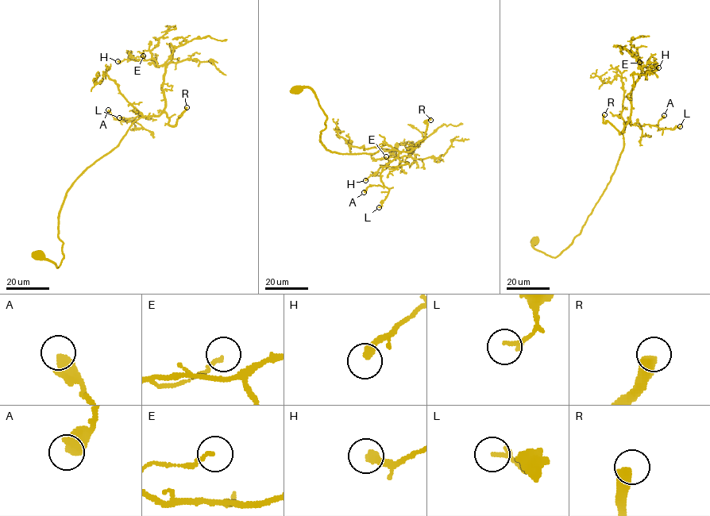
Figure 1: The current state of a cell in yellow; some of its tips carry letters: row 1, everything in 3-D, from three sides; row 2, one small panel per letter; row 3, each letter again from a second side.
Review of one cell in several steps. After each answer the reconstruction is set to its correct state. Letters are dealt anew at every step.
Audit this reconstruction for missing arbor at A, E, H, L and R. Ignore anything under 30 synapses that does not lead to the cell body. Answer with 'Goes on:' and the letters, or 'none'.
Goes on: R

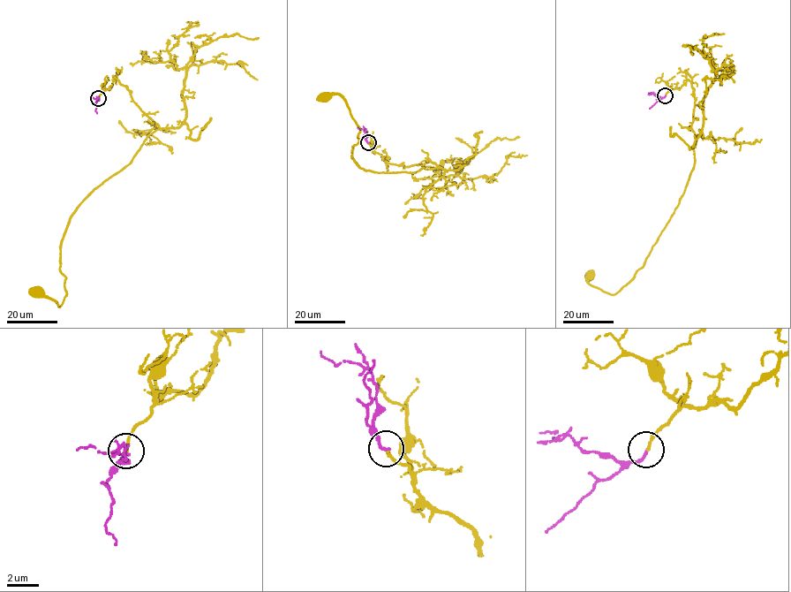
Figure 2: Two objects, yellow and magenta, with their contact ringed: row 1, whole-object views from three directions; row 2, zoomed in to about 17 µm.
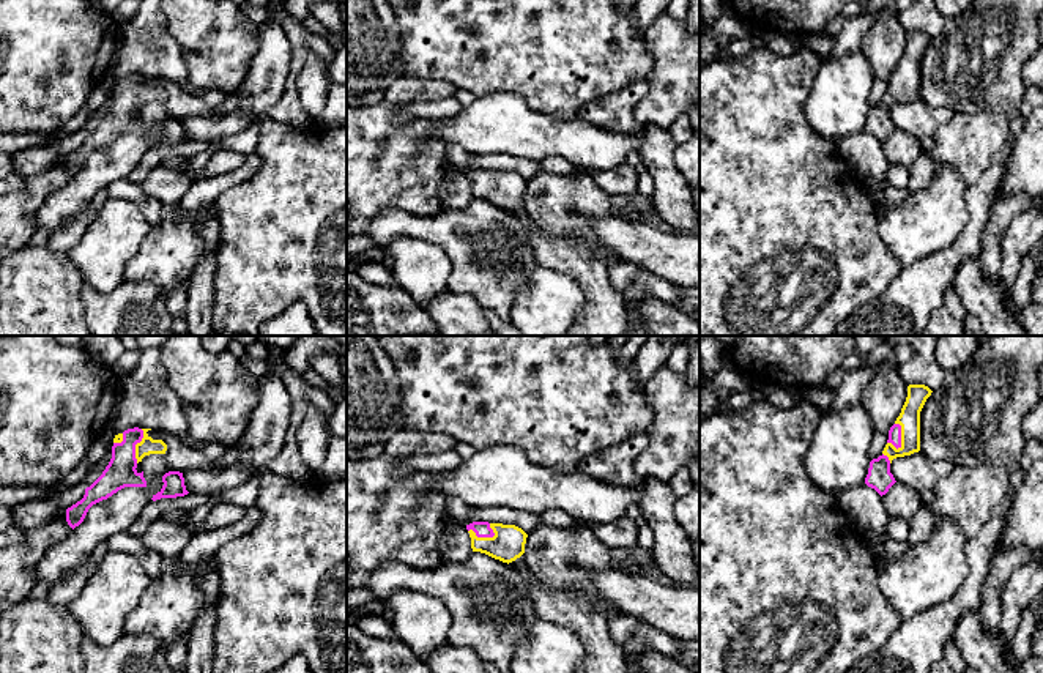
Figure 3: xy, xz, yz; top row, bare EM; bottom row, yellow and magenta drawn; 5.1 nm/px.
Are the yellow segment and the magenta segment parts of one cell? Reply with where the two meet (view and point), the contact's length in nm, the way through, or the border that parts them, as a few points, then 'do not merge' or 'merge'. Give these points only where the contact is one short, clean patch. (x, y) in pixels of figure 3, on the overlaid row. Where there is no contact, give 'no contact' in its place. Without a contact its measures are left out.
contact yz (901, 435); length 140 nm; way yz (909, 418), (901, 435), (895, 431); merge

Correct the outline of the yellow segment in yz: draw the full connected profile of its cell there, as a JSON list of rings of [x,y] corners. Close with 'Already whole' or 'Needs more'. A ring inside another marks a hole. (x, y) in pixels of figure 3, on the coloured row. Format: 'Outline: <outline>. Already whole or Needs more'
Outline: [[[925,385],[908,386],[906,402],[889,430],[887,444],[882,454],[870,462],[865,484],[881,496],[896,482],[890,473],[892,460],[920,451],[920,411],[931,392]]]. Needs more

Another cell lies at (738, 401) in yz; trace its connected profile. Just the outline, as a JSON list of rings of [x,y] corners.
[[[750,388],[747,391],[733,392],[728,397],[728,403],[734,411],[745,410],[747,407],[753,403],[753,400],[755,399],[752,397]]]

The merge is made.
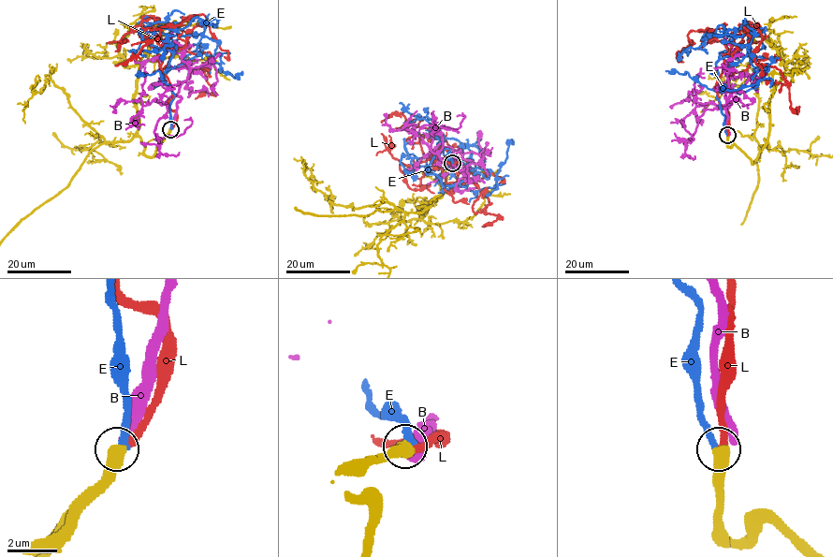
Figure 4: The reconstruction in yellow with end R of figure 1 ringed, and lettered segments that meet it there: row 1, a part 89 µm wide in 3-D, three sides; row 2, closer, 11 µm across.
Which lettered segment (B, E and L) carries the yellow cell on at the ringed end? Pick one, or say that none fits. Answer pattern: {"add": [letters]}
{"add": []}

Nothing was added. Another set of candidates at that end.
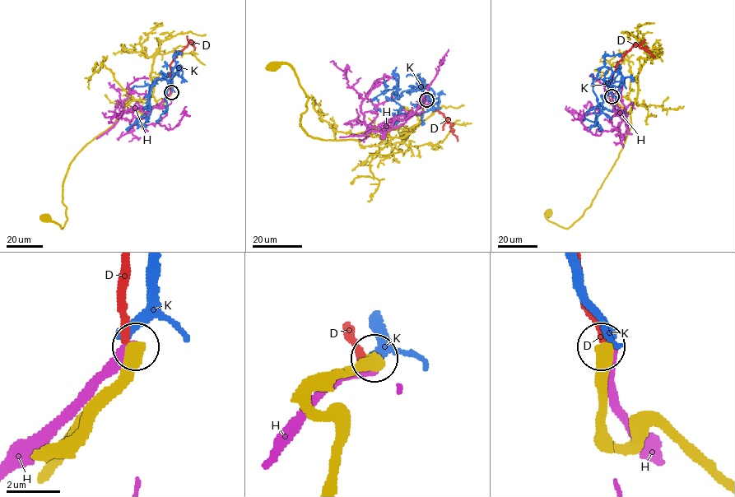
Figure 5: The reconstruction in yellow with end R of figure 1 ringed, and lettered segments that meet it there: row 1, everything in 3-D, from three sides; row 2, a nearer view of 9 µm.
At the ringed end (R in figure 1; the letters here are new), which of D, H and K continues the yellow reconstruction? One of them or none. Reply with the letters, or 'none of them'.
none of them

